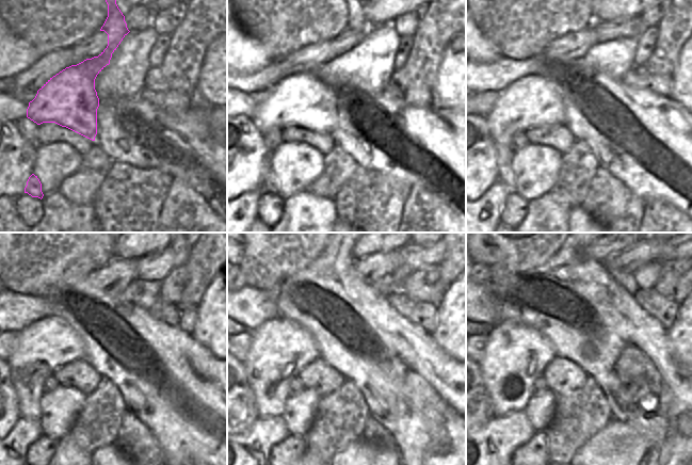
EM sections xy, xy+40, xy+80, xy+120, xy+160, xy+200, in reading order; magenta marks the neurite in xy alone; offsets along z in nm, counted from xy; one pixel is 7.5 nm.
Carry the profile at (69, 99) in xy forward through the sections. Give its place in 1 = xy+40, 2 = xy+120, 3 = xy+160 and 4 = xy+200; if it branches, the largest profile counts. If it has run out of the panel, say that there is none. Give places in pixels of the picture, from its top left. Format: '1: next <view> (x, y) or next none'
1: next xy+40 (301, 99)
2: next xy+120 (48, 343)
3: next xy+160 (280, 348)
4: next xy+200 (515, 356)

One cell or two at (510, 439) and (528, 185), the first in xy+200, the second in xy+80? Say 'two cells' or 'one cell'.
two cells

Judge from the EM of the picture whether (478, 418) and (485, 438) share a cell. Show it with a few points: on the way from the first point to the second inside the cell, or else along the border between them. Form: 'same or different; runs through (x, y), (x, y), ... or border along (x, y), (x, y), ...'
different; border along (494, 417), (477, 428)

